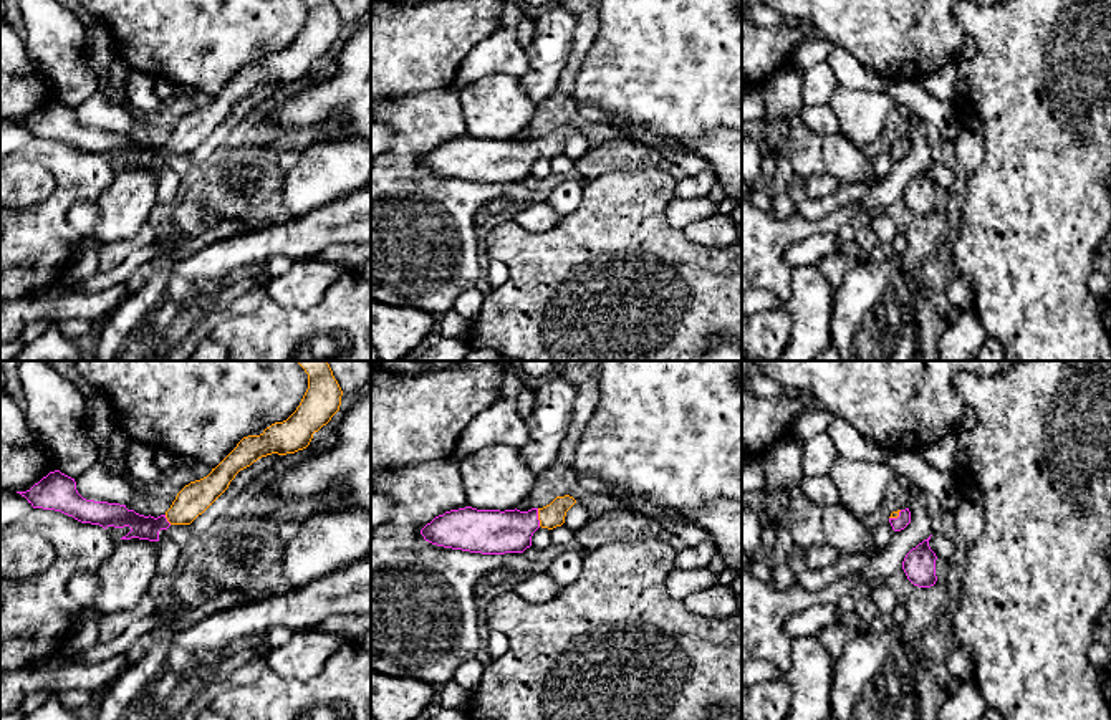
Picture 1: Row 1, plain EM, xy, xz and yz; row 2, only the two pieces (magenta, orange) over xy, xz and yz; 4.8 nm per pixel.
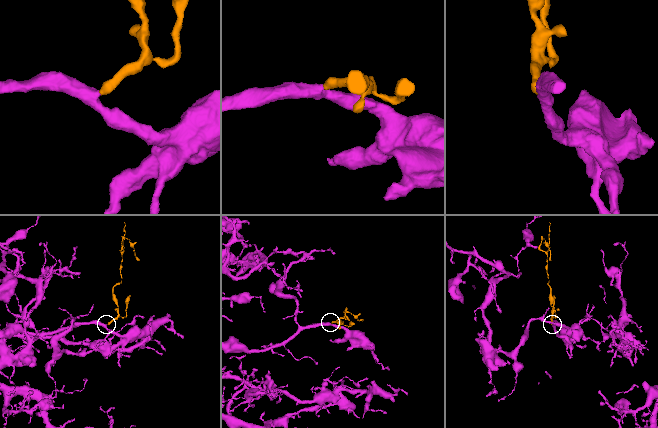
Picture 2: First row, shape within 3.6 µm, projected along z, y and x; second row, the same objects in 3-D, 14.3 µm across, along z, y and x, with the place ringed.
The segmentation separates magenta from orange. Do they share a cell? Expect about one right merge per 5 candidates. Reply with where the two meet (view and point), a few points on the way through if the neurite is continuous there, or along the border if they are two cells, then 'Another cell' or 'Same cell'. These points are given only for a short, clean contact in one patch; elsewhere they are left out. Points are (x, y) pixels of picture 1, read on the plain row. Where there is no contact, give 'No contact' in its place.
Touches magenta at xz (537, 146). Path across: xz (490, 161), (510, 161), (537, 146), (552, 144). Same cell

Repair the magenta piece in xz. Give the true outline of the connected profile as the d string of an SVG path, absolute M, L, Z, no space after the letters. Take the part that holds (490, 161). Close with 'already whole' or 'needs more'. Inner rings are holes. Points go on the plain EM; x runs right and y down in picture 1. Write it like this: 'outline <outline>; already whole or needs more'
outline M565 124L528 141L465 136L435 146L421 164L432 174L470 182L523 182L531 175L531 166L540 156L548 159L561 156L575 132L573 126Z; needs more

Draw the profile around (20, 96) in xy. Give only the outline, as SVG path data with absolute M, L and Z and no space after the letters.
M36 66L23 76L0 71L0 122L26 121L58 99L48 76Z

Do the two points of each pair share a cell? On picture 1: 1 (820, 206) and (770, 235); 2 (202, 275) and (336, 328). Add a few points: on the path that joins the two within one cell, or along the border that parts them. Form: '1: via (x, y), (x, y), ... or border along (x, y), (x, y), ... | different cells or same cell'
1: border along (840, 207), (817, 220), (805, 220), (795, 212) | different cells
2: border along (264, 298), (255, 310), (229, 318) | different cells

